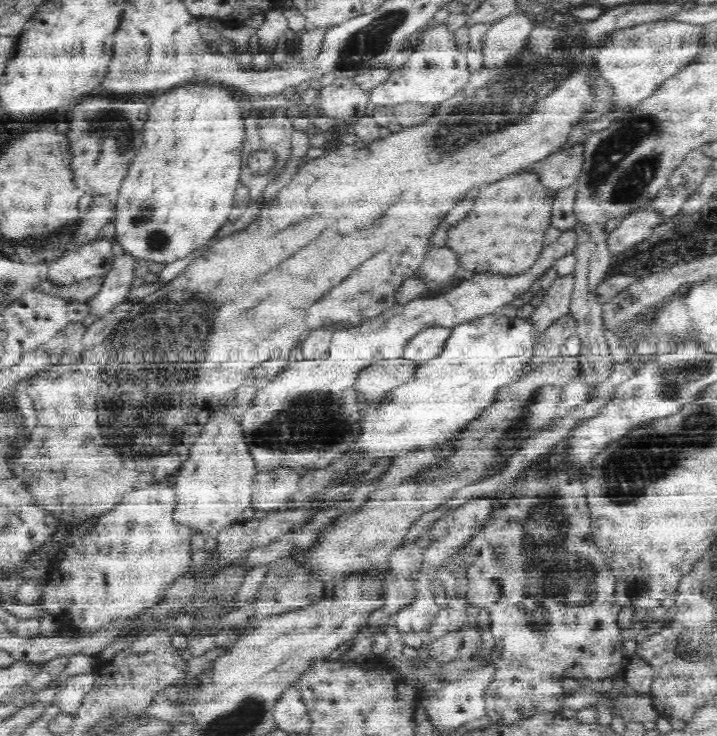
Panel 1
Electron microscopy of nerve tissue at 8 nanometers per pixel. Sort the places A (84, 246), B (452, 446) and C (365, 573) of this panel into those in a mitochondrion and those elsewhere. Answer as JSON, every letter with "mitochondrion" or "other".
{"A":"other","B":"other","C":"other"}

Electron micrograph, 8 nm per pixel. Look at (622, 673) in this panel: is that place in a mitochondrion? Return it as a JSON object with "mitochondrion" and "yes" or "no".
{"mitochondrion":"no"}

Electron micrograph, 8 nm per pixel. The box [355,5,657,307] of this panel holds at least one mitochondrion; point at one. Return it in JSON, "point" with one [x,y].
{"point":[524,84]}

